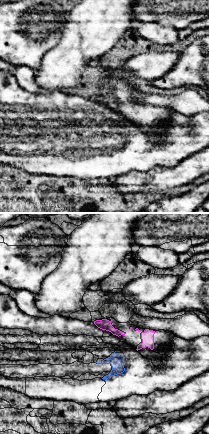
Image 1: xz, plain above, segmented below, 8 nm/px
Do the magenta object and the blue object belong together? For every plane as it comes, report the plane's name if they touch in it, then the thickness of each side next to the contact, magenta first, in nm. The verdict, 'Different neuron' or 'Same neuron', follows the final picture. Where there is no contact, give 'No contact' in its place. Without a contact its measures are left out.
No contact

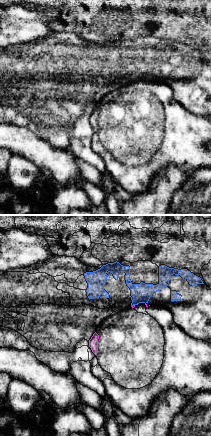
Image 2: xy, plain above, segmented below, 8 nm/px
Touches magenta in xy. Thickness 20 nm (magenta) against 160 nm

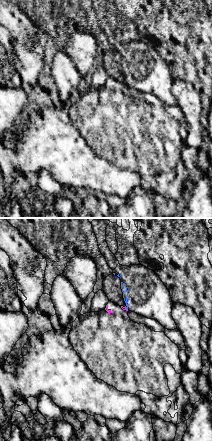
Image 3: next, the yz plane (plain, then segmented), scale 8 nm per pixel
Touches magenta in yz. Thickness 30 nm (magenta) against 50 nm

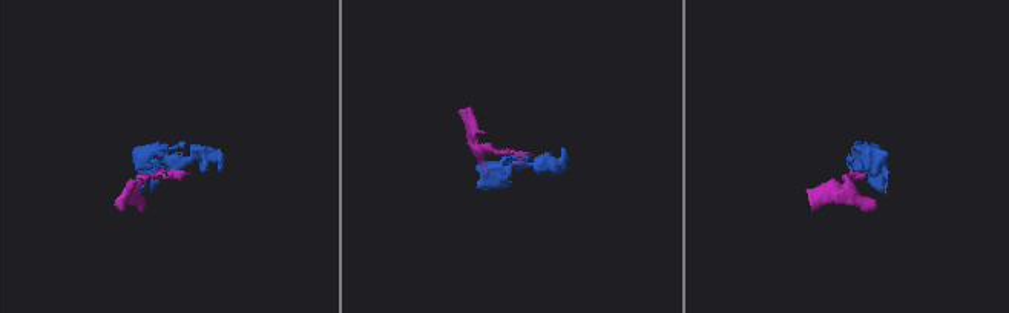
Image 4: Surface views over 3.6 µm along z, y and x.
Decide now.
Different neuron

